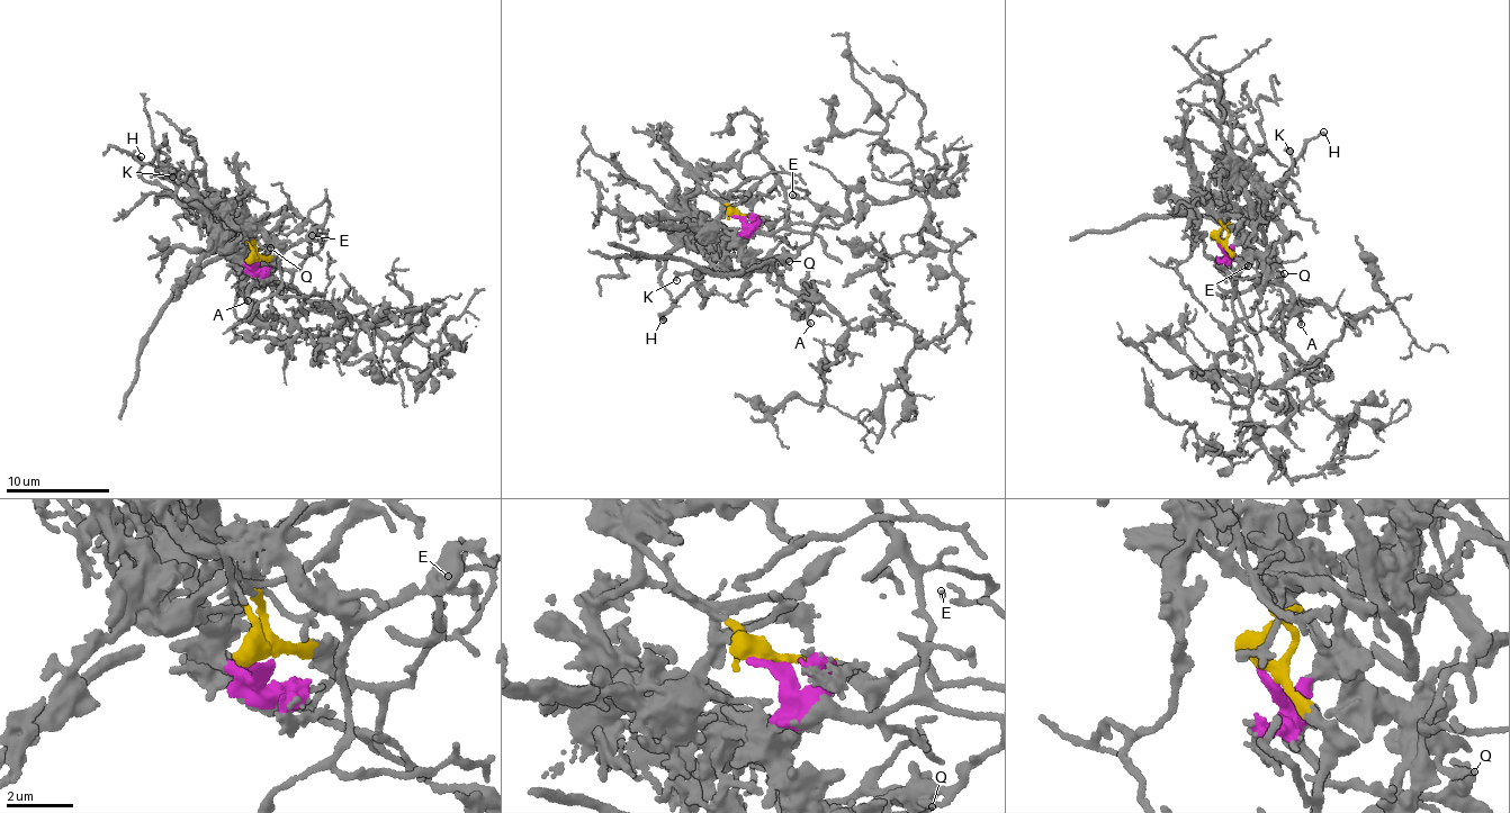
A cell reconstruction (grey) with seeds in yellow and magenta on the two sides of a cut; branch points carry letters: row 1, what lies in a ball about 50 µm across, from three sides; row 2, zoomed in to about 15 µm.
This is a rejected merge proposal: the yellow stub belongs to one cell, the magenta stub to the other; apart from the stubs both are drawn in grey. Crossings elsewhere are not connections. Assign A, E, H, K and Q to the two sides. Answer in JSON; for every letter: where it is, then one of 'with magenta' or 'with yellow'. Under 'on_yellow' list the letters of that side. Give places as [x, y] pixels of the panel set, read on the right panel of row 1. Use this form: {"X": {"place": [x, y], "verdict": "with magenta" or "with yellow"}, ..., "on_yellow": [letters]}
{"A": {"place": [1301, 324], "verdict": "with magenta"}, "E": {"place": [1248, 265], "verdict": "with yellow"}, "H": {"place": [1323, 132], "verdict": "with magenta"}, "K": {"place": [1290, 151], "verdict": "with magenta"}, "Q": {"place": [1284, 273], "verdict": "with magenta"}, "on_yellow": ["E"]}

